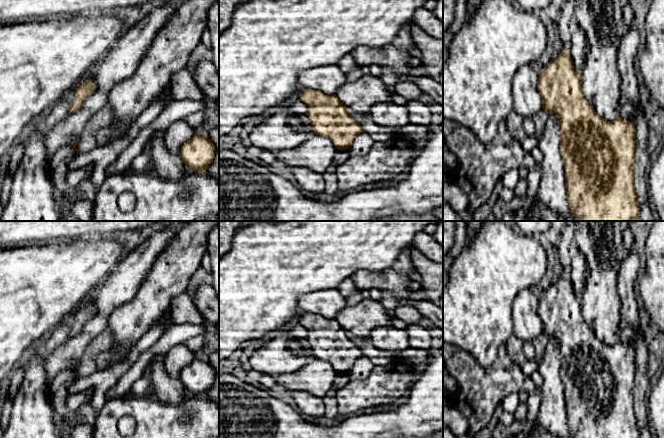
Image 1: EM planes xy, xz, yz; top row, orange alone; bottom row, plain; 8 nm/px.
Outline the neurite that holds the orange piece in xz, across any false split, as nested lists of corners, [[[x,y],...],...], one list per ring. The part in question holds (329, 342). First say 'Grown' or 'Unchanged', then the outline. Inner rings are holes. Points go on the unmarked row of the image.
Unchanged. [[[305,312],[298,317],[308,331],[306,339],[311,345],[313,358],[329,362],[338,374],[348,373],[363,356],[336,319]]]

